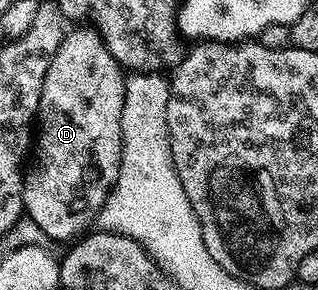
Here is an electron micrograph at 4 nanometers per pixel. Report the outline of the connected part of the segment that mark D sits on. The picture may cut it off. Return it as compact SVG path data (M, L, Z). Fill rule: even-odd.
M70 30L66 34L43 81L39 126L35 131L37 167L28 168L21 196L25 202L24 214L27 219L29 215L30 221L49 239L76 240L90 226L88 223L98 218L101 206L117 184L117 174L121 168L121 118L127 75L105 47L100 30L92 30Z

